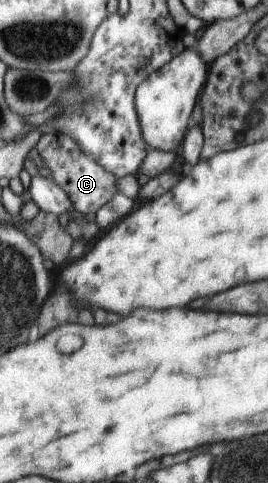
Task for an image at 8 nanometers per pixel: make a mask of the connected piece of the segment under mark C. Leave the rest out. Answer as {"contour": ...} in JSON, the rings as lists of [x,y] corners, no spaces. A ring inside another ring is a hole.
{"contour":[[[65,133],[41,134],[36,149],[42,161],[51,169],[51,177],[59,185],[62,194],[68,196],[75,210],[82,215],[96,213],[120,192],[116,185],[118,178],[85,155],[77,142],[69,135]]]}

